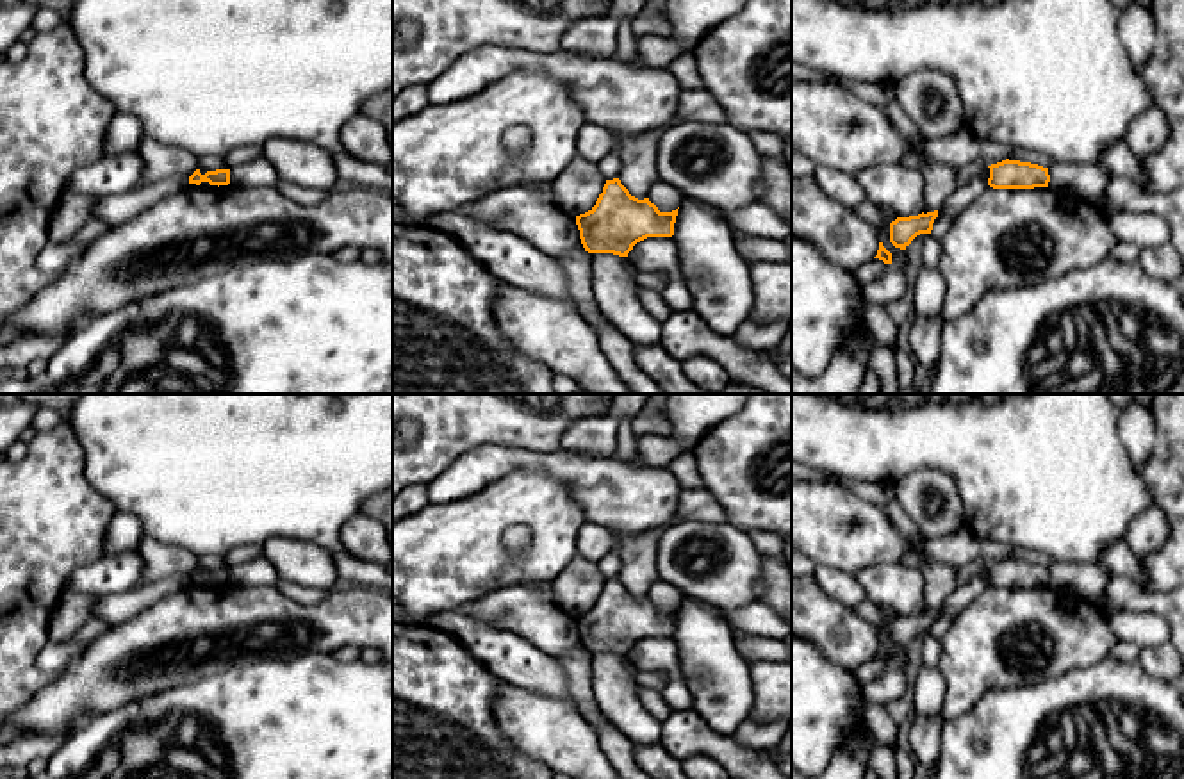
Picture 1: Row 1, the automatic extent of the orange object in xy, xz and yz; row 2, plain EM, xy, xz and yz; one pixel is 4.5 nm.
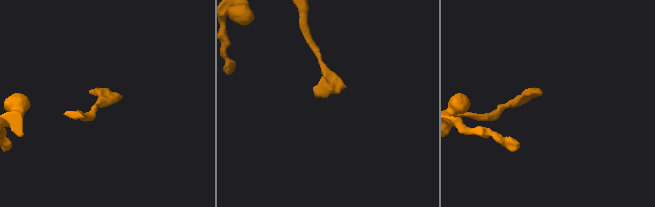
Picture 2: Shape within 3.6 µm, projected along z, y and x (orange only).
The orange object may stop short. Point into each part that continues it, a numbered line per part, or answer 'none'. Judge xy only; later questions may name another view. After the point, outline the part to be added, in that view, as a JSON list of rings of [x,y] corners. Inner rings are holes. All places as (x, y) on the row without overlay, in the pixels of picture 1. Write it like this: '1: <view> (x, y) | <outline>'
none

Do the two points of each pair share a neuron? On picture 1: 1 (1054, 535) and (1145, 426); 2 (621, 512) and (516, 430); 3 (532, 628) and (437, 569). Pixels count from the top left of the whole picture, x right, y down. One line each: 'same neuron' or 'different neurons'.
1: different neurons
2: different neurons
3: different neurons

